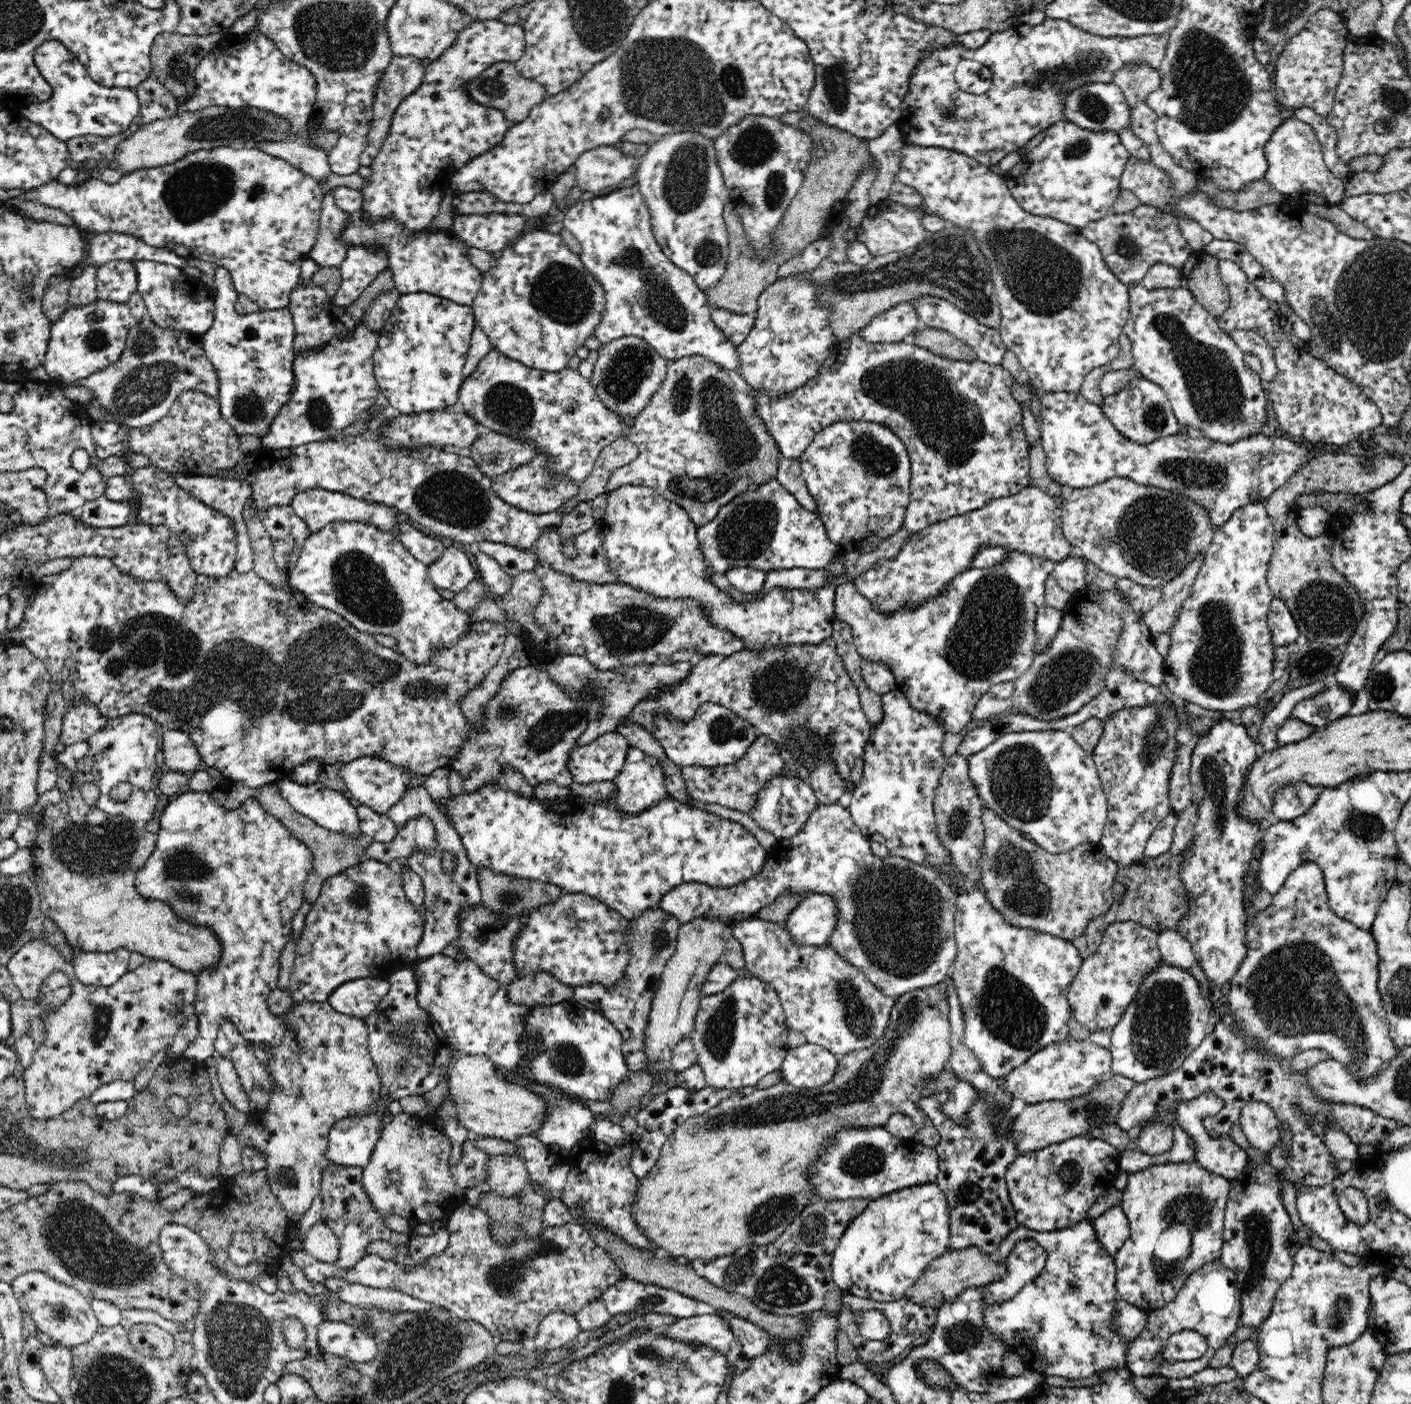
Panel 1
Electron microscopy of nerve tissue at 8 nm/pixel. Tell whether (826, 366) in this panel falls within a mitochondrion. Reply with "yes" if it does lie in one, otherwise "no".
no

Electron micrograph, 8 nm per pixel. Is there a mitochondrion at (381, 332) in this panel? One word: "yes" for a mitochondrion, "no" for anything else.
no

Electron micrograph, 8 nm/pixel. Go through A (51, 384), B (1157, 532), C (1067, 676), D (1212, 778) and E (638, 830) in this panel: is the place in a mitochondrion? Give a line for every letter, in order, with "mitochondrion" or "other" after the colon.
A: other
B: mitochondrion
C: mitochondrion
D: mitochondrion
E: mitochondrion

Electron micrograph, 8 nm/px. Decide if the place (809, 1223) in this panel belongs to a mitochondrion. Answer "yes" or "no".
yes

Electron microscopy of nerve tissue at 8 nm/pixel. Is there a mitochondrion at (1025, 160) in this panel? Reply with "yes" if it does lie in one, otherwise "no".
no

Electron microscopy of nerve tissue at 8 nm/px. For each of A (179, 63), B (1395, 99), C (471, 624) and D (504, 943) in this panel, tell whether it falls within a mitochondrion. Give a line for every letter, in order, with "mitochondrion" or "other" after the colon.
A: mitochondrion
B: mitochondrion
C: other
D: other

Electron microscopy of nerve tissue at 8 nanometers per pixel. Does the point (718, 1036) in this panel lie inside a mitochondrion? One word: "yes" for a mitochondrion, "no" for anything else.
yes

